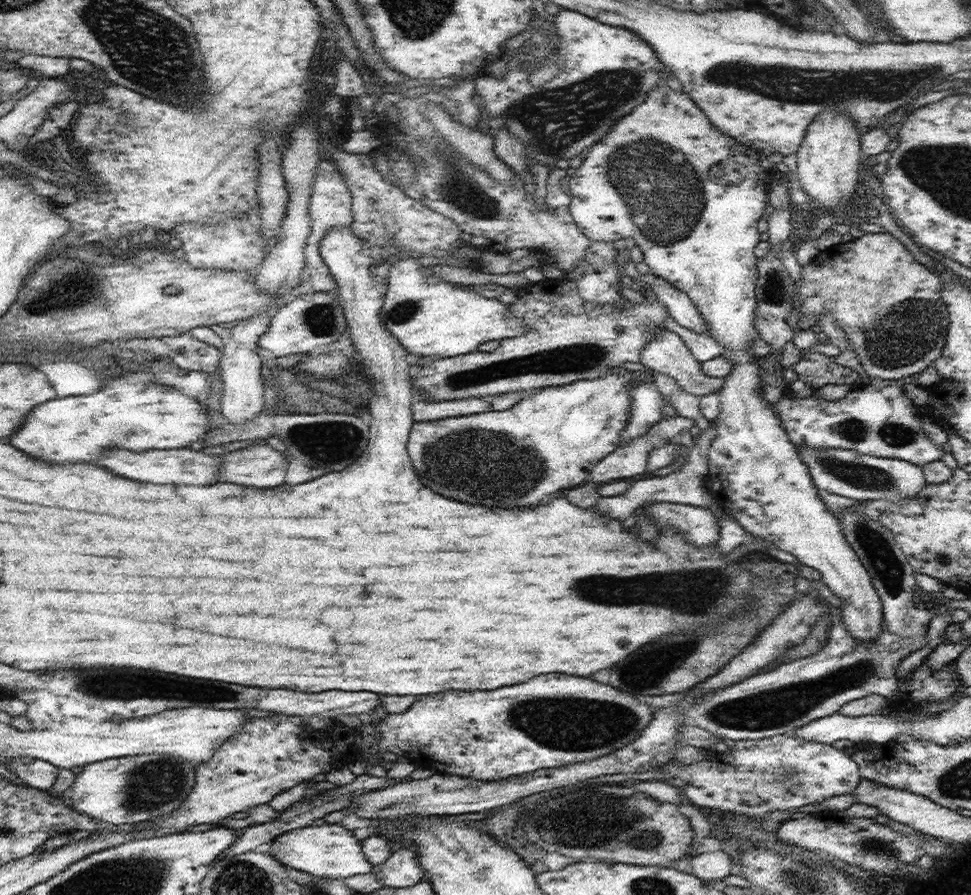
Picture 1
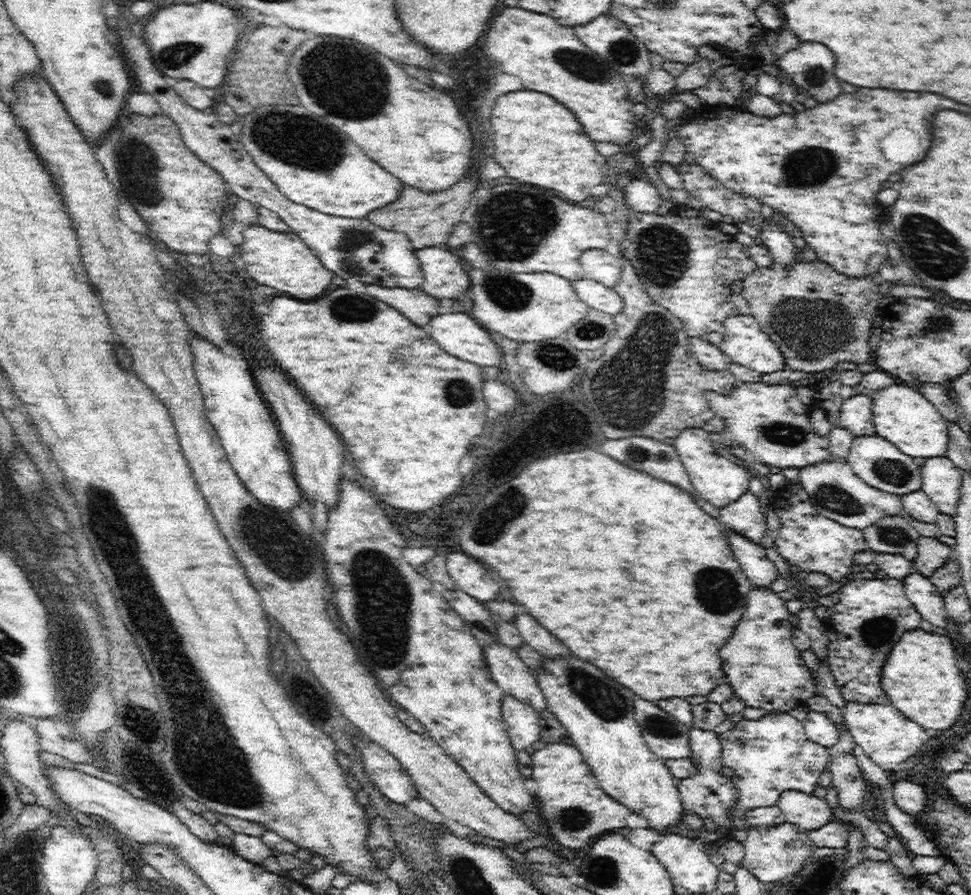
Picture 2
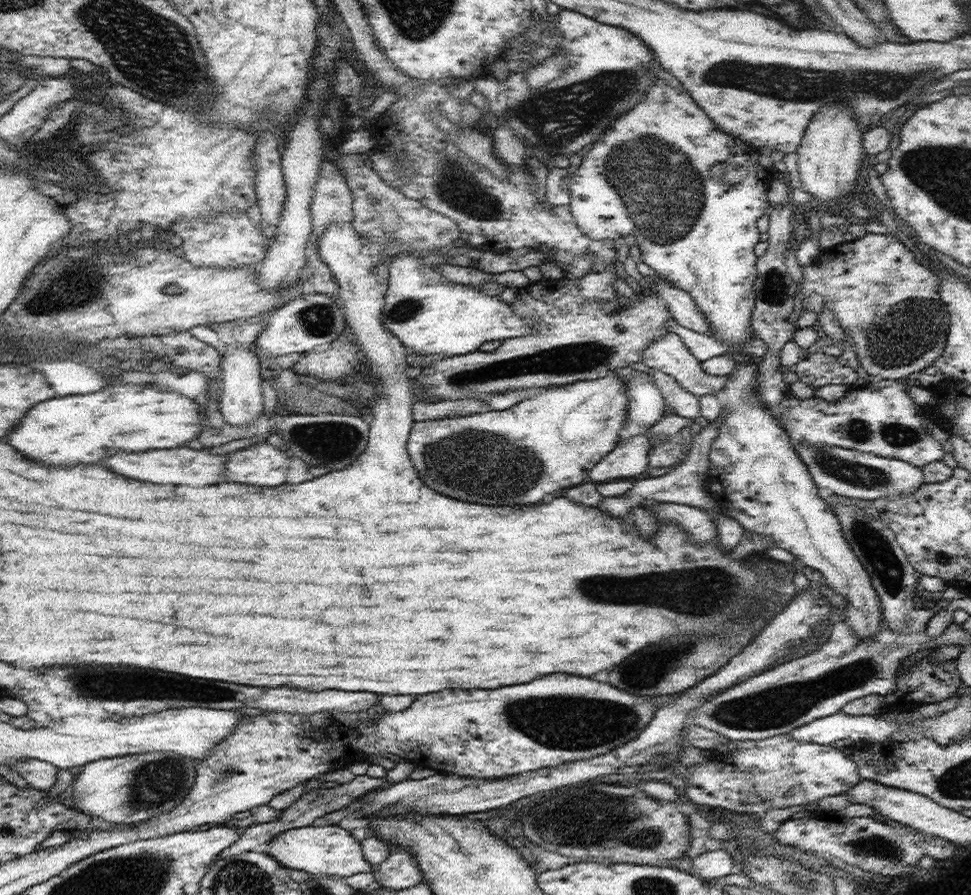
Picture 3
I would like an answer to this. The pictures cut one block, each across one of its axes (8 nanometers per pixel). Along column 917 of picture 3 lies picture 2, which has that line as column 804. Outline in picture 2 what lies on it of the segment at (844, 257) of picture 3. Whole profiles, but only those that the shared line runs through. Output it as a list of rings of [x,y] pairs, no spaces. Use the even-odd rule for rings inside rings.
[[[796,259],[791,267],[773,263],[769,267],[756,267],[756,270],[743,279],[741,295],[750,305],[751,315],[760,328],[778,345],[785,358],[787,368],[800,370],[804,374],[835,368],[838,362],[846,360],[857,365],[873,358],[868,347],[868,337],[879,300],[885,296],[873,277],[852,277],[844,275],[832,265],[815,259]]]

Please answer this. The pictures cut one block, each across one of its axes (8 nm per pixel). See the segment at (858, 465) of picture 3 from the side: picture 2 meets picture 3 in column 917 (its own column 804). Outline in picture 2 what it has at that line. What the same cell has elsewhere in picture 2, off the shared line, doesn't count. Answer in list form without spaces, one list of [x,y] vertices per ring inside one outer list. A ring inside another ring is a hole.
[[[836,460],[834,462],[820,462],[800,469],[799,479],[797,481],[804,491],[808,493],[810,503],[816,510],[838,522],[842,526],[864,530],[878,522],[880,518],[886,518],[888,515],[902,515],[903,518],[911,520],[914,529],[927,538],[942,538],[940,530],[935,523],[926,523],[914,520],[909,516],[909,512],[903,507],[899,495],[889,494],[882,490],[877,490],[867,483],[864,483],[851,470],[848,462]]]

